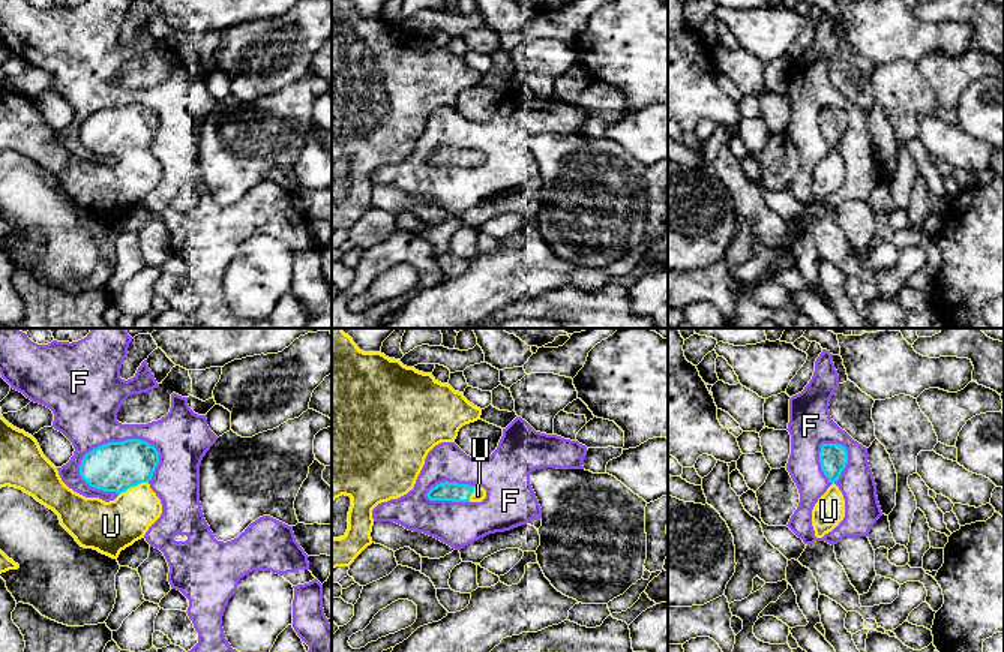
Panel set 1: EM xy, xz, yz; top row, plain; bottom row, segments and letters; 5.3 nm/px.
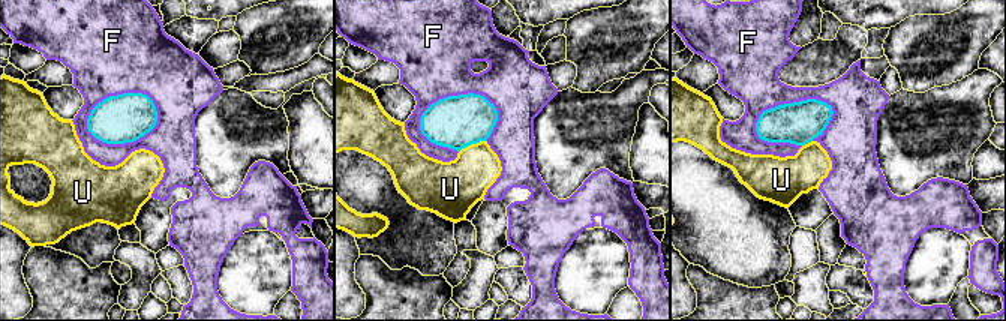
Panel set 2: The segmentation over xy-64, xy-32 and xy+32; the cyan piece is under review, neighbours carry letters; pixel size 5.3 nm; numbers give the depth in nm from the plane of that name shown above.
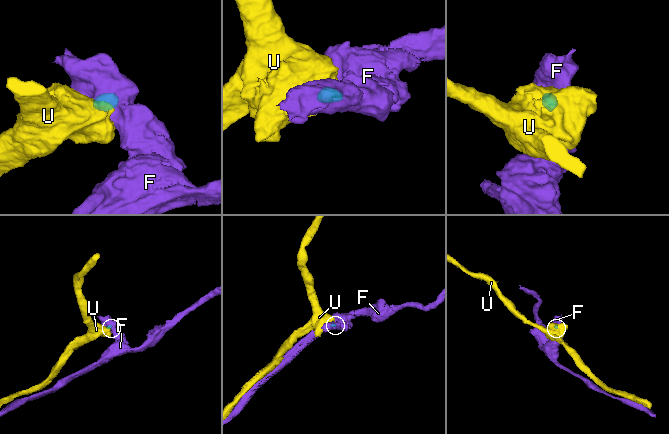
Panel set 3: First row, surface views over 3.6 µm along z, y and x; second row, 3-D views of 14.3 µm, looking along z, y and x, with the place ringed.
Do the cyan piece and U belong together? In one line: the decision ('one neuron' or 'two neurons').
one neuron

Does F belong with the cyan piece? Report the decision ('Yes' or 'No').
No

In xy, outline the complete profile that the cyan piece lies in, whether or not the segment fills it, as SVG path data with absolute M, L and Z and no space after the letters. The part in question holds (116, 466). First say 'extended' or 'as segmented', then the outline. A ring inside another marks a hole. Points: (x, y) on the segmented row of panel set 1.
extended; M0 415L0 489L15 487L53 510L84 549L113 559L144 538L161 517L162 504L149 481L158 450L141 439L104 444L84 456L81 478L93 489L116 492L114 501L86 498L69 489L38 441Z

